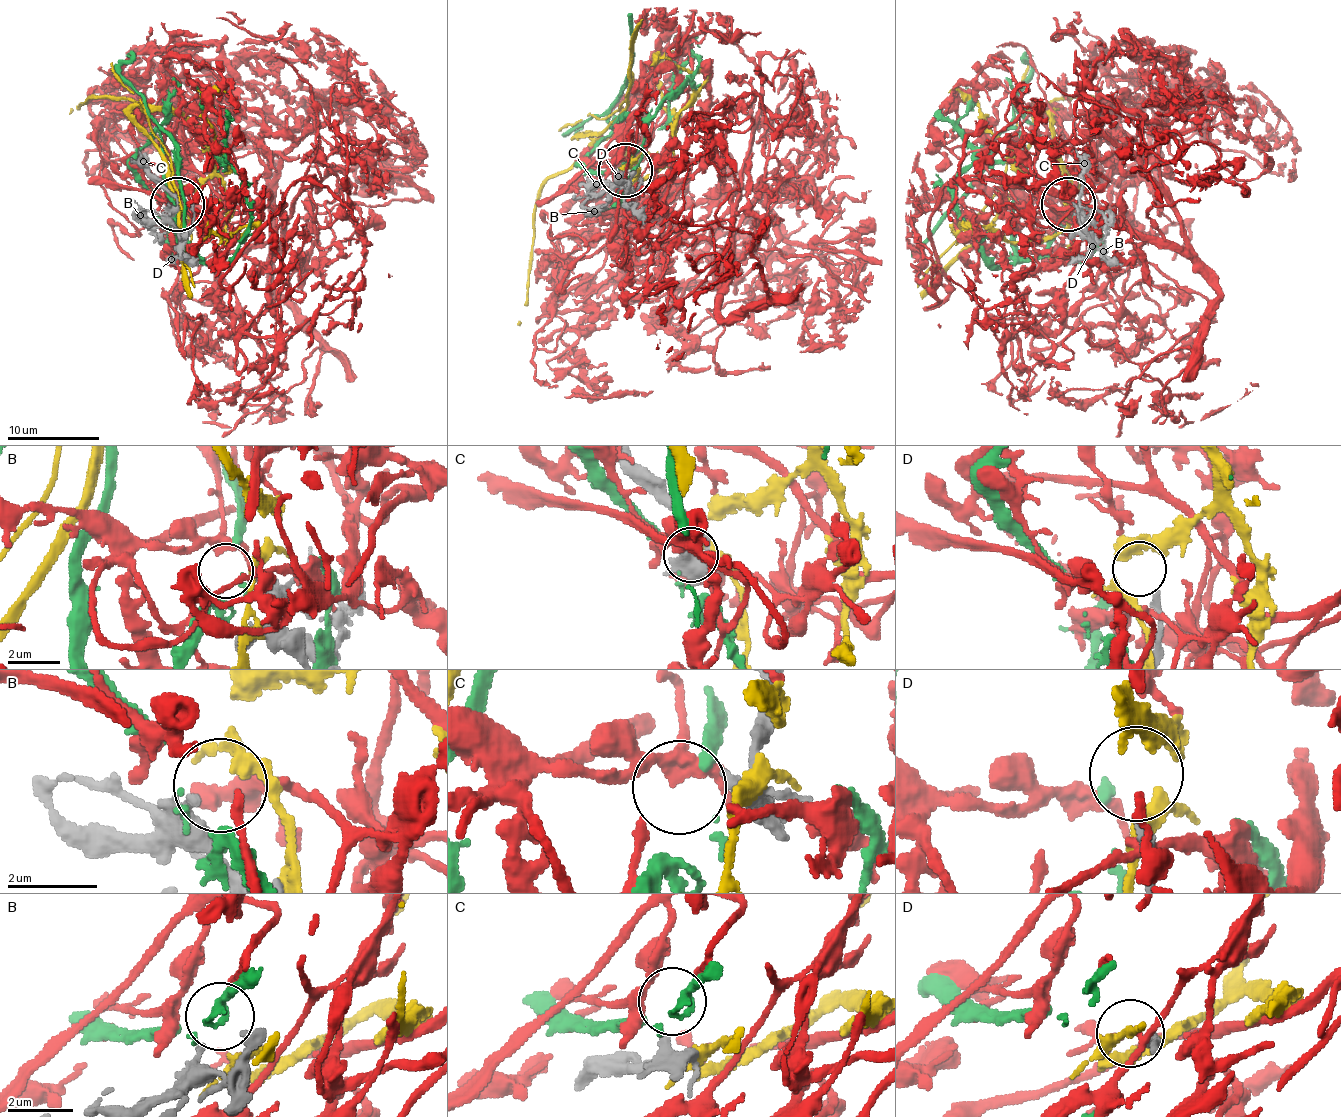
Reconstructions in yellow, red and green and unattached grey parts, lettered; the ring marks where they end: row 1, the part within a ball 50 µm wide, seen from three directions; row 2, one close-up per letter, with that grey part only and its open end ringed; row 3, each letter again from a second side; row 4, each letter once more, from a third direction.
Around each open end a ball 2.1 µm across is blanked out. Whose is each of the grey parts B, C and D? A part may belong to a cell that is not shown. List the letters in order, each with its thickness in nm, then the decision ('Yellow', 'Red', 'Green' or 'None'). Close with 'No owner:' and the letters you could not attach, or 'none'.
B: Thickness 260 nm. Red
C: Thickness 280 nm. None
D: Thickness 240 nm. None
No owner: C, D

